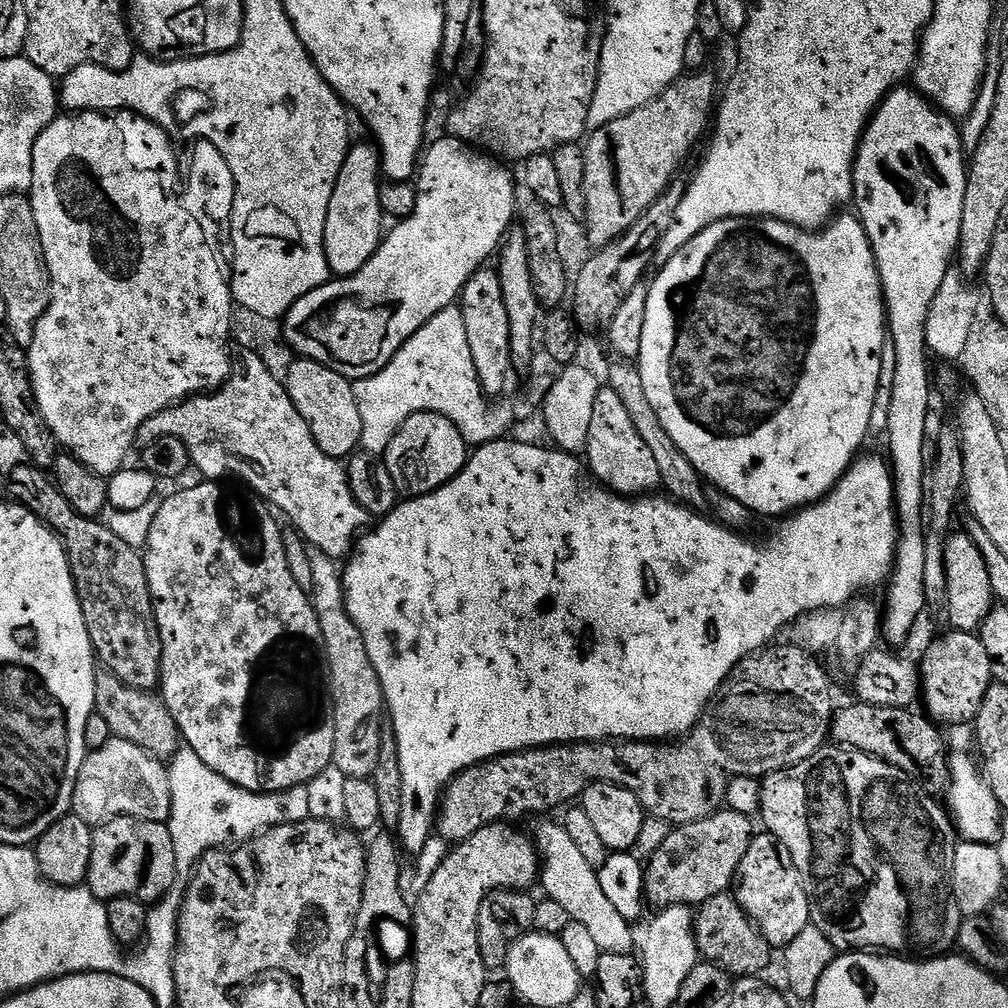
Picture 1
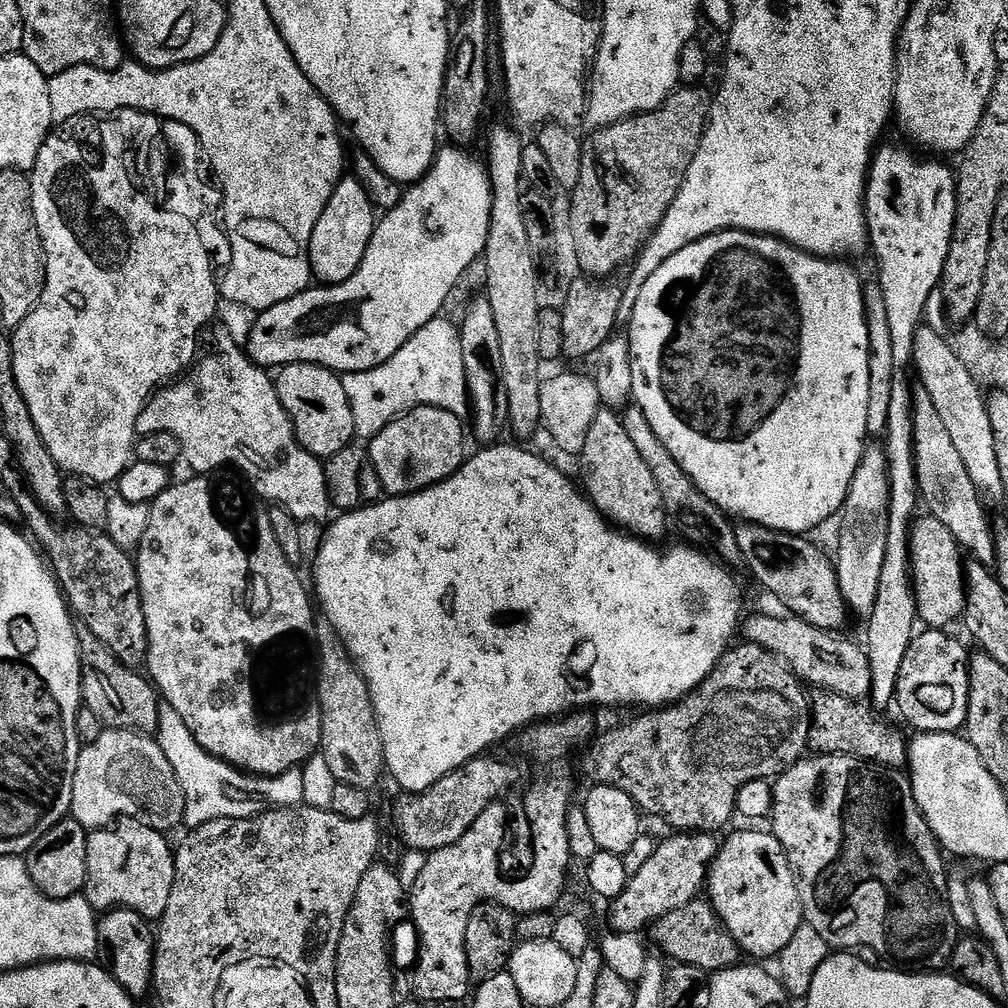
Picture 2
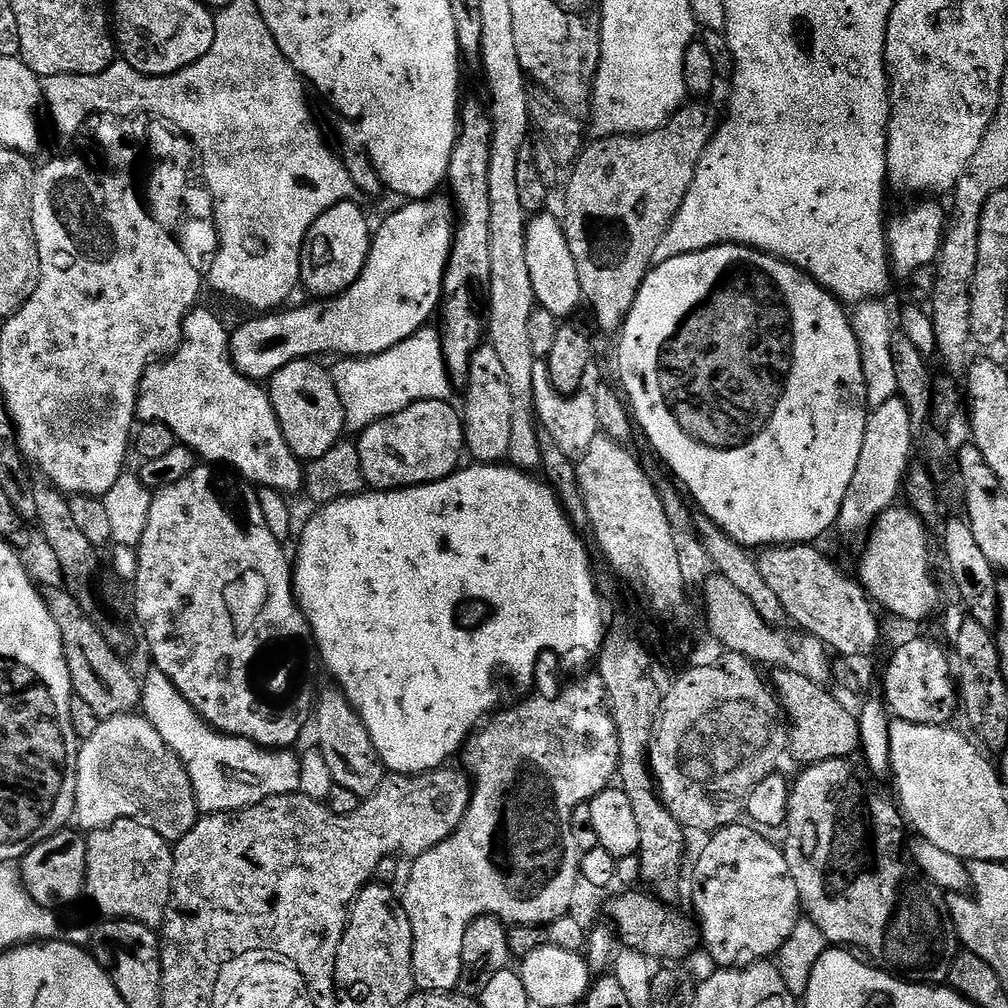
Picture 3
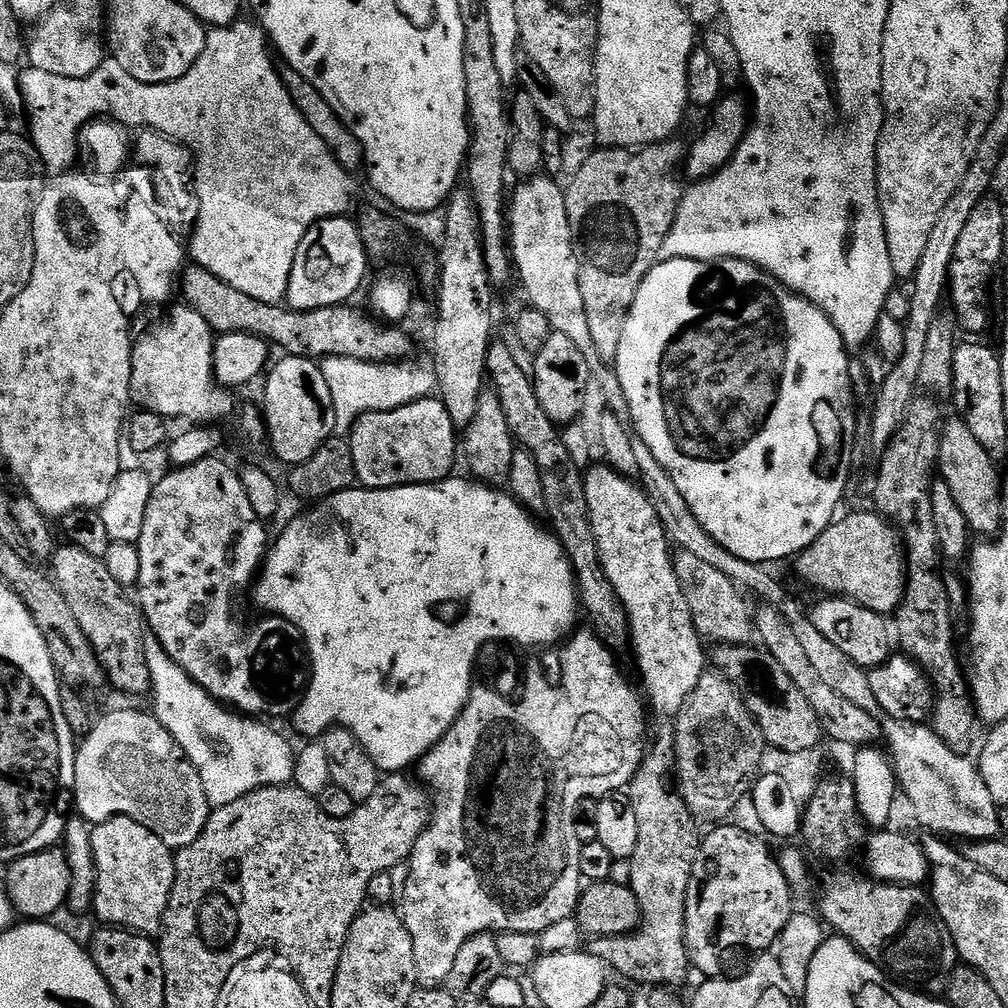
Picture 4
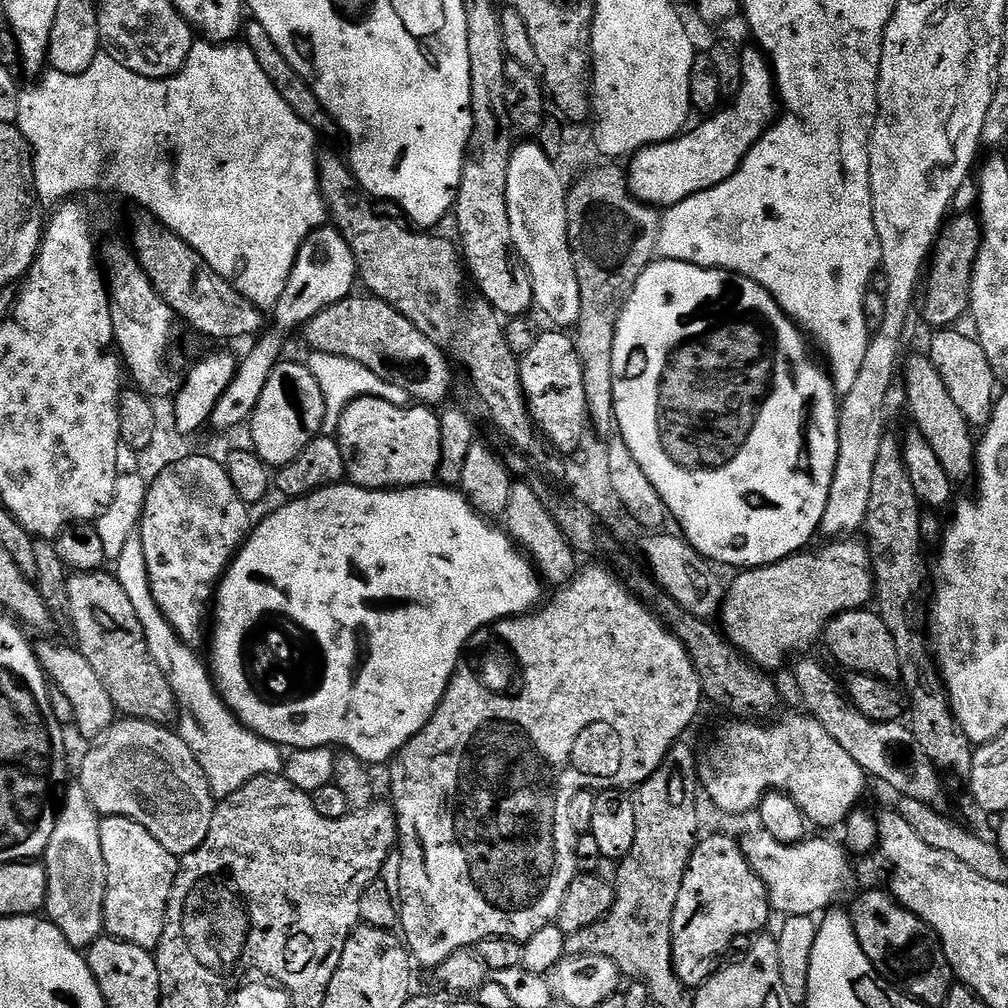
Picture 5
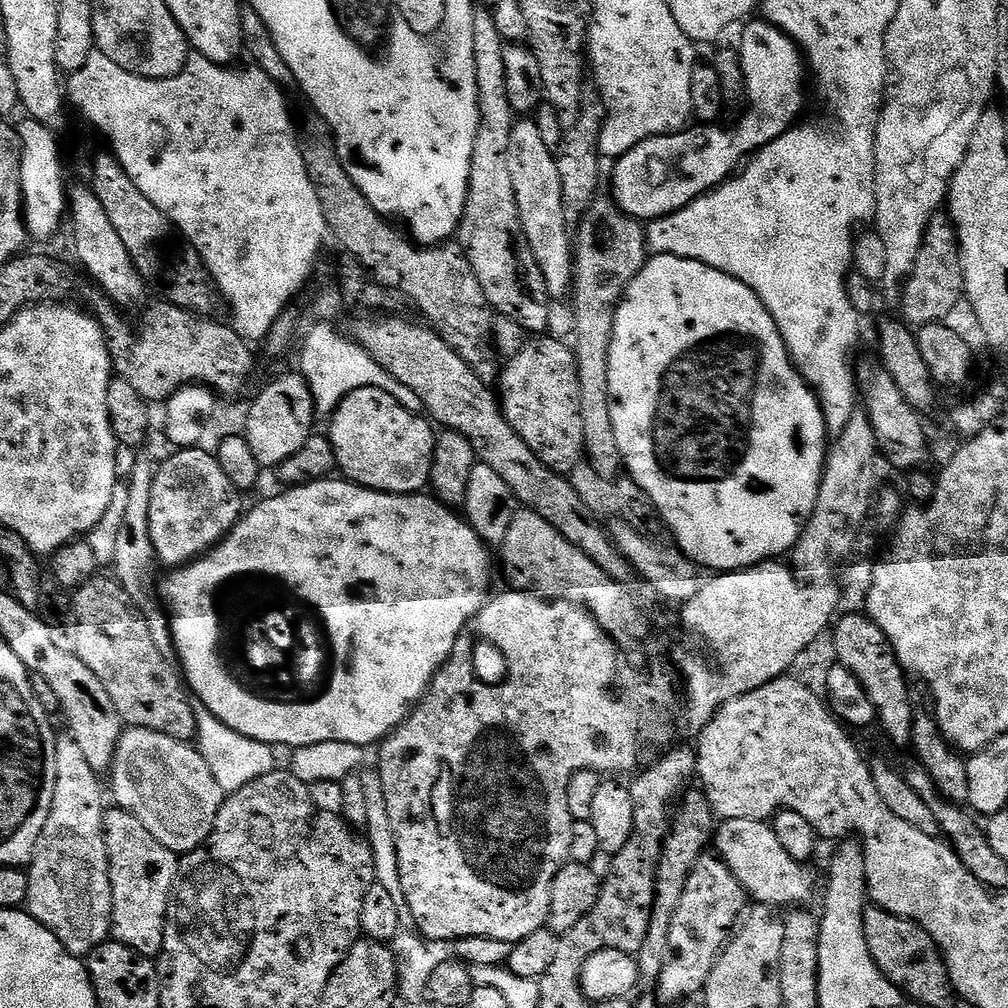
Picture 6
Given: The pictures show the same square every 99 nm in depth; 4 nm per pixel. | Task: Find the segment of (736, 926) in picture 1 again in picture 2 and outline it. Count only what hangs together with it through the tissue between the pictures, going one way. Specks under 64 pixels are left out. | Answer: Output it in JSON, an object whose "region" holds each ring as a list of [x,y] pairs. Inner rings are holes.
{"region":[[[704,898],[692,900],[682,910],[674,910],[674,914],[666,914],[666,918],[657,920],[650,929],[652,940],[661,948],[663,955],[676,964],[689,964],[701,968],[705,974],[715,974],[735,968],[741,963],[740,947],[734,942],[730,930],[726,928],[715,907],[707,904]]]}

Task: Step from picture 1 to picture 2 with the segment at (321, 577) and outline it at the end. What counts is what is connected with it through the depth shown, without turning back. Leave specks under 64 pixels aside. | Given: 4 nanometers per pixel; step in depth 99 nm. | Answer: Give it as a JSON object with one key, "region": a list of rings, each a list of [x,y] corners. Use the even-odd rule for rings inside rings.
{"region":[[[325,618],[317,619],[316,637],[320,643],[320,670],[314,694],[320,699],[324,711],[320,752],[326,758],[337,784],[358,786],[358,790],[371,793],[375,784],[386,776],[386,765],[382,734],[378,730],[370,690],[364,681],[364,675],[348,657],[344,643],[340,641],[332,623]]]}

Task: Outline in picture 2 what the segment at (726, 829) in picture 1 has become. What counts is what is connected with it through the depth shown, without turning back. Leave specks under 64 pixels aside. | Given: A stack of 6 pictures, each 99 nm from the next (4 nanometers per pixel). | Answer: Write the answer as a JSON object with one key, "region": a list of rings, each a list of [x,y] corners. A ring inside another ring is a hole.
{"region":[[[681,831],[679,834],[672,835],[676,836],[662,842],[660,840],[655,845],[652,855],[641,870],[633,876],[629,876],[626,890],[622,890],[622,894],[617,900],[611,901],[612,913],[608,916],[609,922],[612,923],[611,931],[643,933],[643,928],[644,931],[651,929],[657,920],[666,918],[666,914],[674,914],[674,910],[682,910],[682,906],[686,906],[703,893],[700,891],[703,890],[708,876],[710,877],[712,863],[720,856],[721,841],[711,832]]]}

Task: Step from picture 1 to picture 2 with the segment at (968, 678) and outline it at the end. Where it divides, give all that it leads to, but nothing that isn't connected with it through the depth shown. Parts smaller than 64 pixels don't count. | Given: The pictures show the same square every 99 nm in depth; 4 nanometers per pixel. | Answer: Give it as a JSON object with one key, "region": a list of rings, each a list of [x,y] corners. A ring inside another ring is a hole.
{"region":[[[924,630],[913,635],[910,646],[906,650],[906,658],[902,658],[902,670],[896,683],[895,703],[900,704],[900,712],[913,724],[917,733],[951,732],[959,733],[968,723],[968,661],[969,649],[964,649],[958,641],[944,630]]]}

